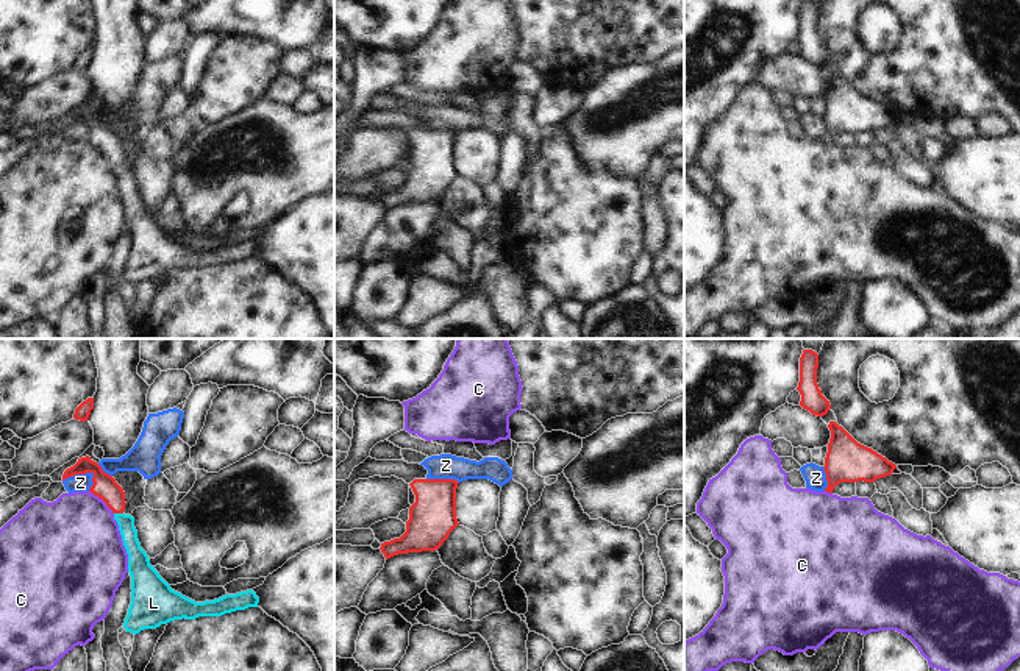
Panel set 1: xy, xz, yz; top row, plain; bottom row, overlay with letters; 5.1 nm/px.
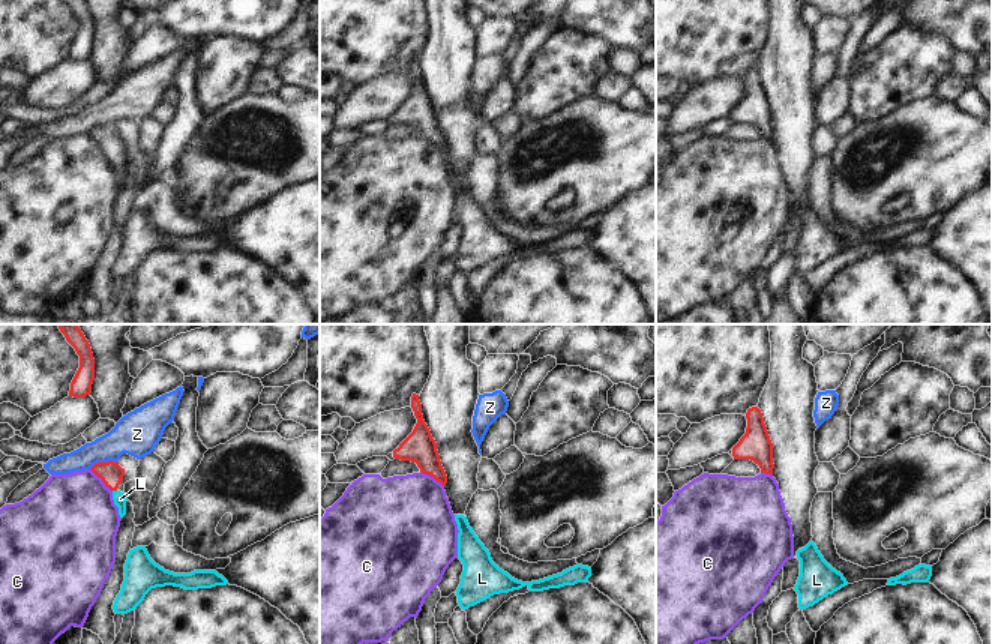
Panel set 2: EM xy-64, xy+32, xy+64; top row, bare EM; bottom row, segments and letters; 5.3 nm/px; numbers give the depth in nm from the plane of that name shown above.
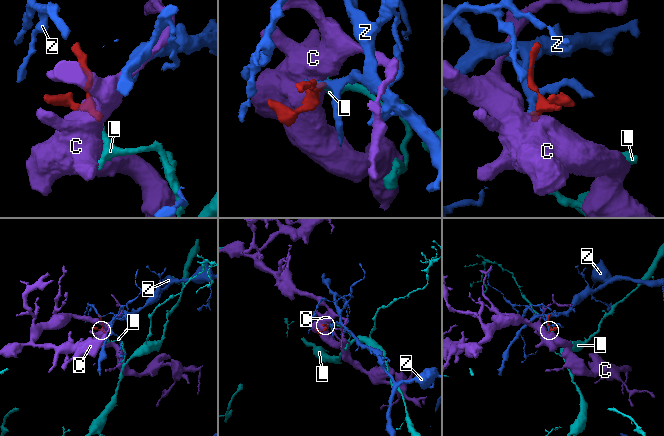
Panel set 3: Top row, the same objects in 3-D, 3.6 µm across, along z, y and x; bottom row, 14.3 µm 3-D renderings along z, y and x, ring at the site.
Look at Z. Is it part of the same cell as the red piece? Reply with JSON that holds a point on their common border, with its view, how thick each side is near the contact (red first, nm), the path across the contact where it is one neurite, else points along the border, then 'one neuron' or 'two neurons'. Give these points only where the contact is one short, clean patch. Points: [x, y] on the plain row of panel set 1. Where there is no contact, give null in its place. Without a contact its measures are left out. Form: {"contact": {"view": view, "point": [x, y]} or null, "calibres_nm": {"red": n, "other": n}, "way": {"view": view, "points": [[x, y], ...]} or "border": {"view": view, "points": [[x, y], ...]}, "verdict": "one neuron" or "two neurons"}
{"contact": {"view": "xy", "point": [78, 124]}, "calibres_nm": {"red": 120, "other": 100}, "border": {"view": "xy", "points": [[94, 124], [75, 124], [63, 131]]}, "verdict": "two neurons"}

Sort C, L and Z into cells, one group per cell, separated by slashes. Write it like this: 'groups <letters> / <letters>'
groups C / L / Z

